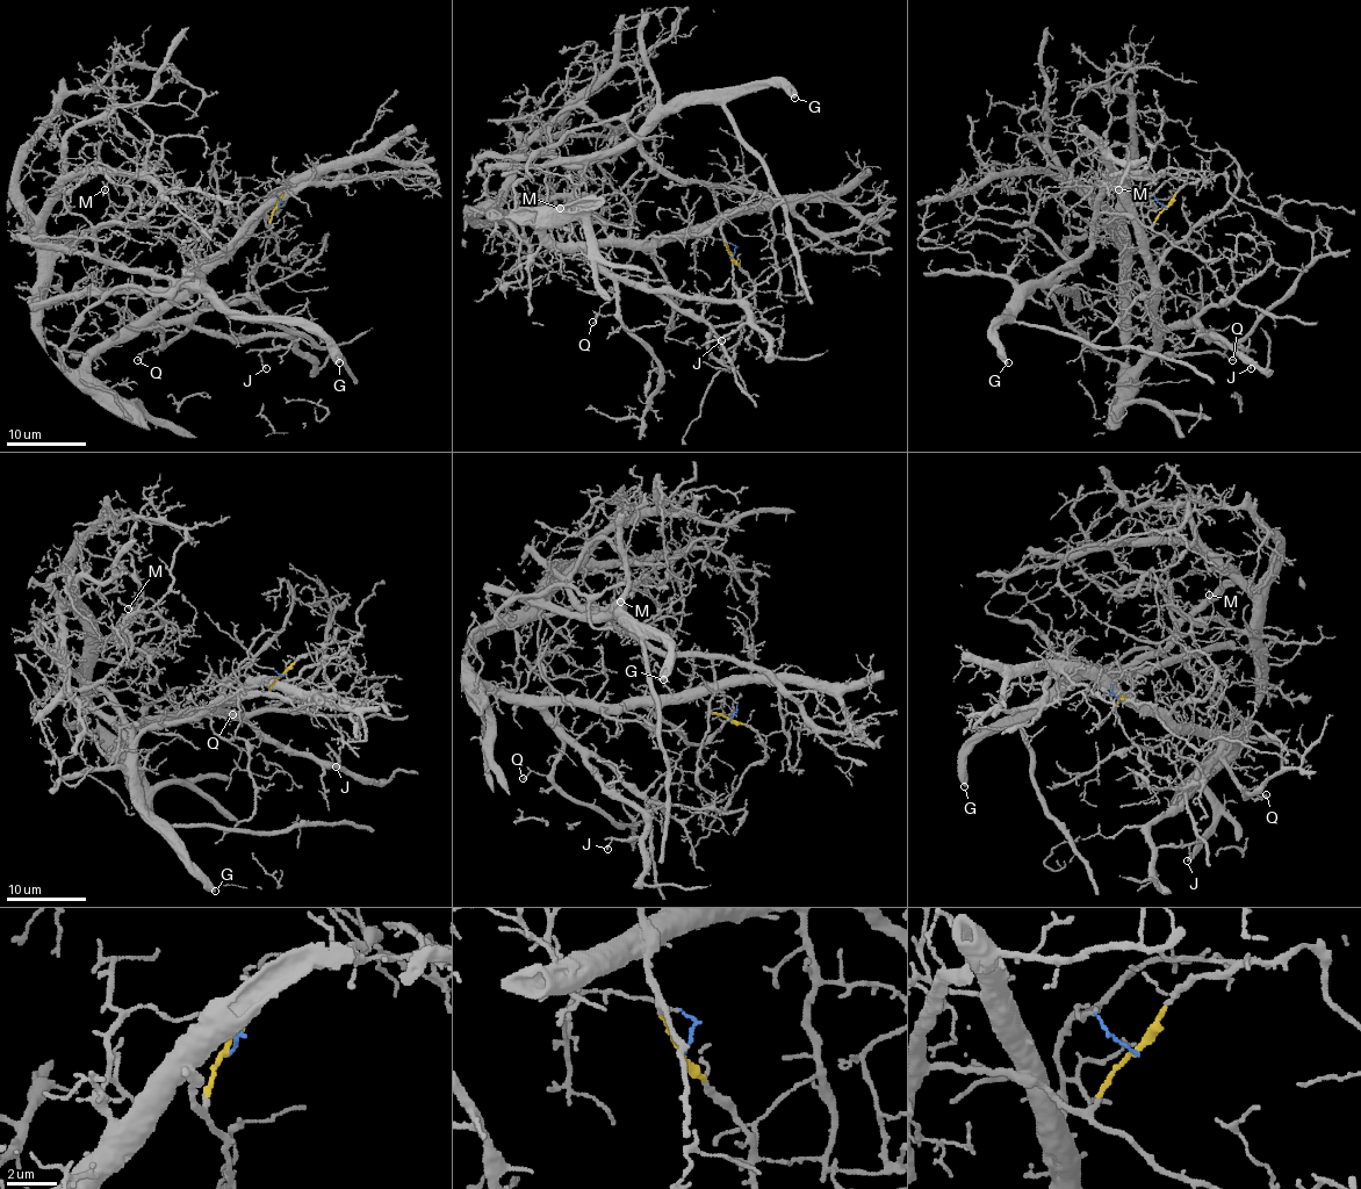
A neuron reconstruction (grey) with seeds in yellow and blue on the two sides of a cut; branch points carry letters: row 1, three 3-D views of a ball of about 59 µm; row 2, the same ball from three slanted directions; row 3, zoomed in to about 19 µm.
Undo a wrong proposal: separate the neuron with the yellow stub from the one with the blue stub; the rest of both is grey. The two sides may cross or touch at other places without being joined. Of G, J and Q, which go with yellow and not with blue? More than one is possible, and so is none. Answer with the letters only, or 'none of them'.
G

